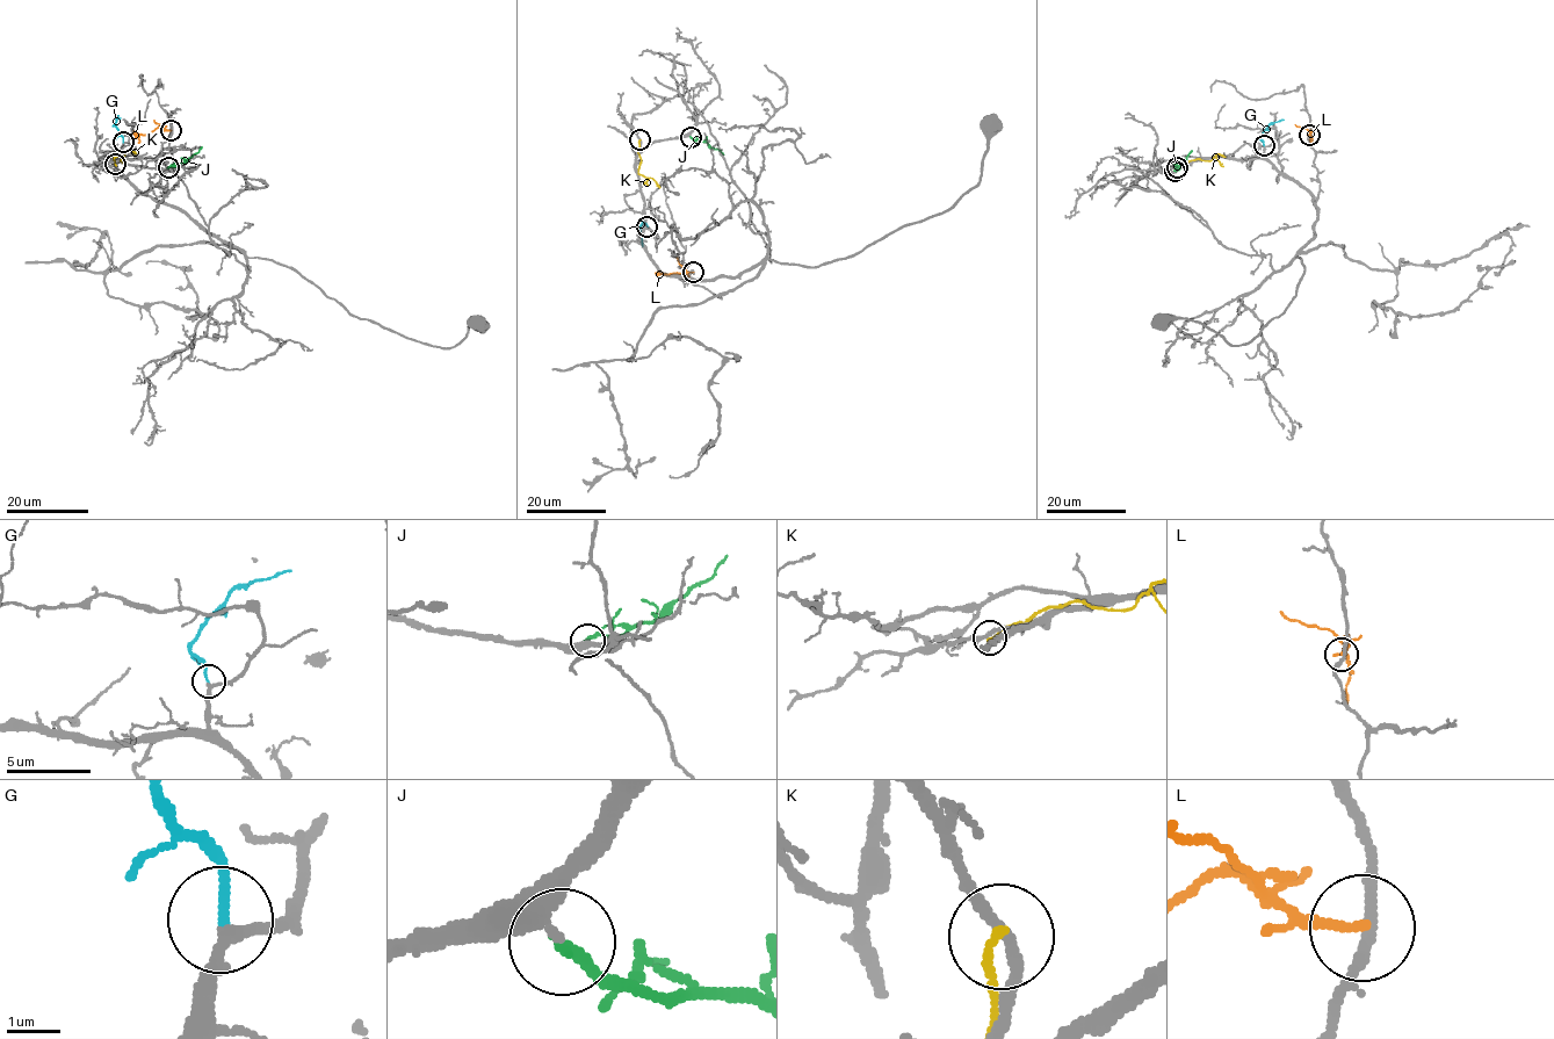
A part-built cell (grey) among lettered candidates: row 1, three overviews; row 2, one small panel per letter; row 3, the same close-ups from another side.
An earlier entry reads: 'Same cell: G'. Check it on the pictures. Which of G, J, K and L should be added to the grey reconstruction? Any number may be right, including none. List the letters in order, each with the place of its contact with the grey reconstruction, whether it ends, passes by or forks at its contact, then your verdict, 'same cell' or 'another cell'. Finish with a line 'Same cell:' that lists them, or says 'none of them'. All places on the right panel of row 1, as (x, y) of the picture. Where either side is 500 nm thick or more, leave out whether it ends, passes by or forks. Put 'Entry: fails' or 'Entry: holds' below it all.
G: contact (1264, 145); it ends; same cell
J: contact (1175, 171); it ends; another cell
K: contact (1177, 167); it ends; another cell
L: contact (1309, 135); it ends; another cell
Same cell: G
Entry: holds

